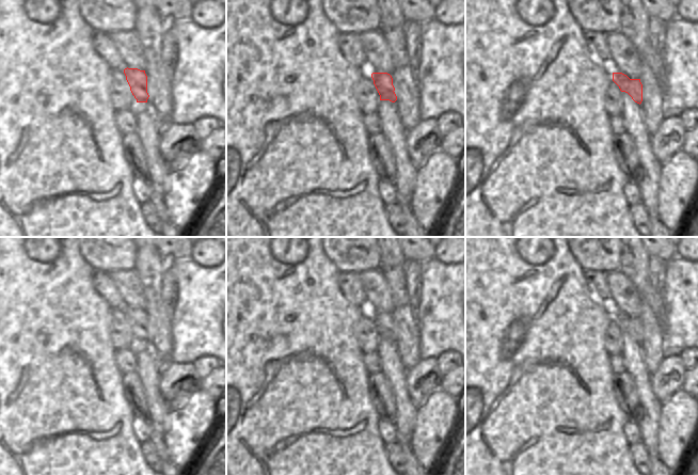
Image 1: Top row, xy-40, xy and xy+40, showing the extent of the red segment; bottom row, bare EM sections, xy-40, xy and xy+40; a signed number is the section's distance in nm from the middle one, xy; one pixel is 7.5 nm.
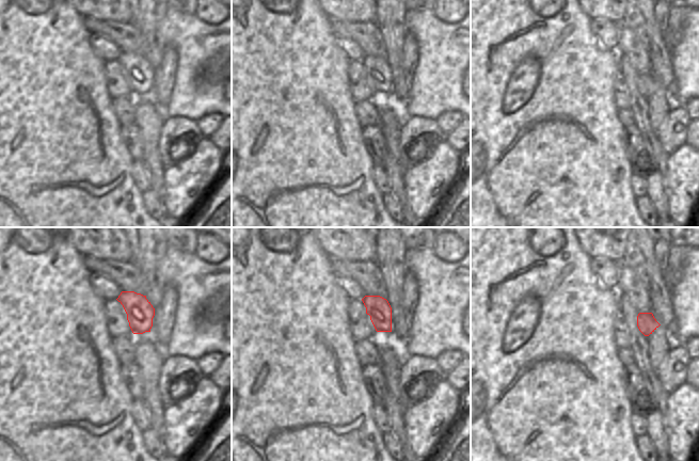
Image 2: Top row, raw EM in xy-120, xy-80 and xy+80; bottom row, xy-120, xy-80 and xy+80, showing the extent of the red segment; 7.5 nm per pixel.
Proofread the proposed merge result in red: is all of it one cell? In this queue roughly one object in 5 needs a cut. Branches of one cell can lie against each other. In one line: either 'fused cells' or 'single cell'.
single cell

